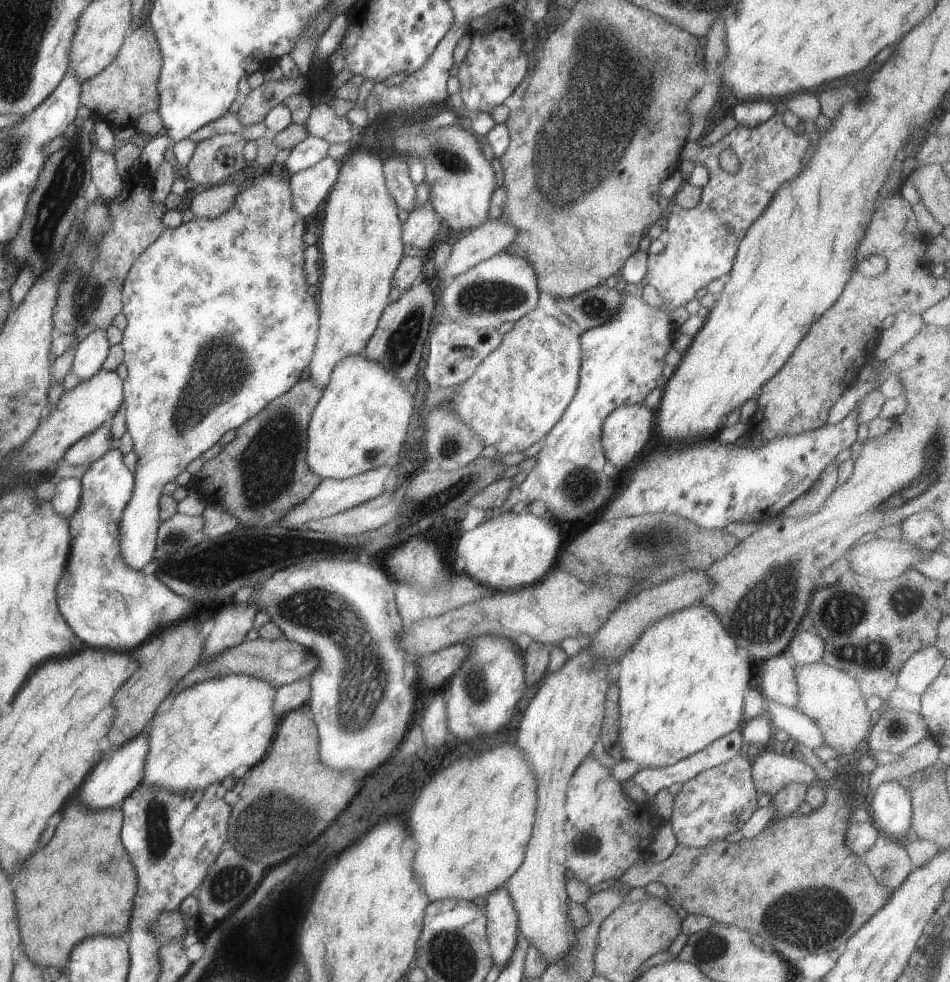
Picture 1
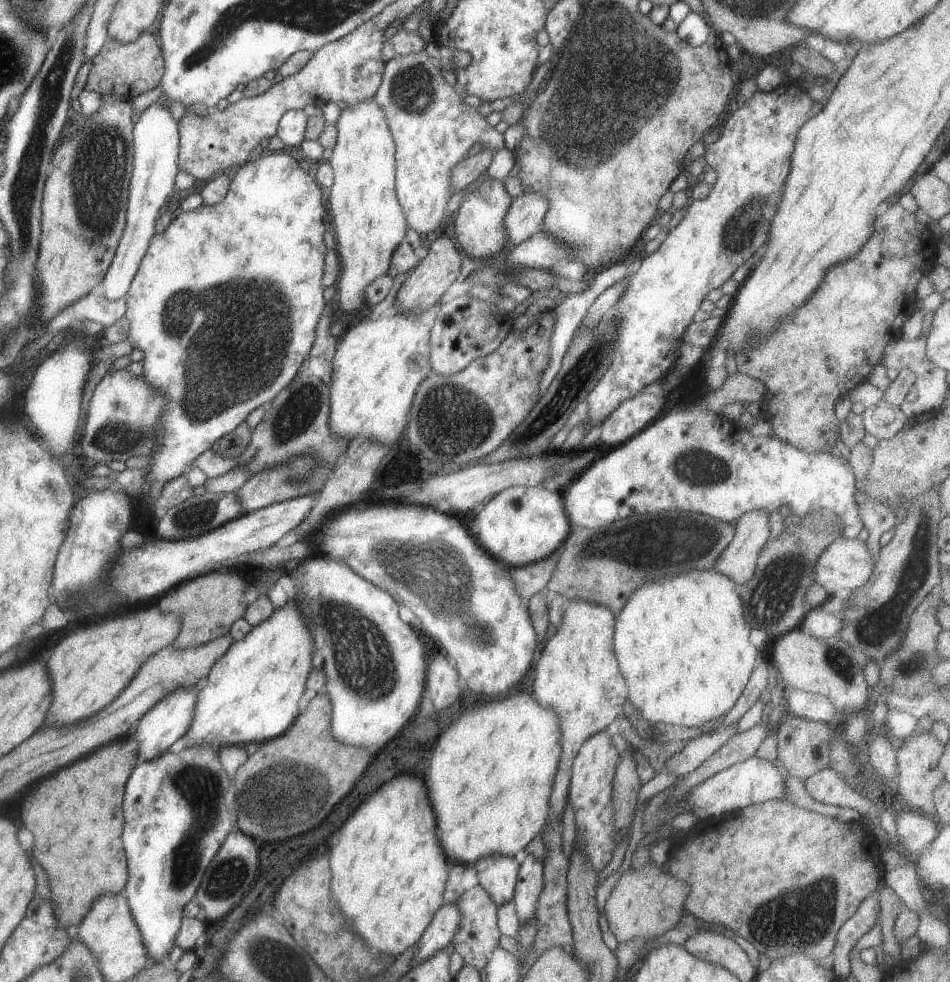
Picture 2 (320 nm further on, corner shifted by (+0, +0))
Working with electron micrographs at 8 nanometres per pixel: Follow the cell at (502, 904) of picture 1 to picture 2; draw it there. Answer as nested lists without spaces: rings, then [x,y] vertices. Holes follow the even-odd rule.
[[[490,853],[479,858],[475,864],[479,884],[499,907],[512,900],[515,893],[519,865],[513,856]]]

